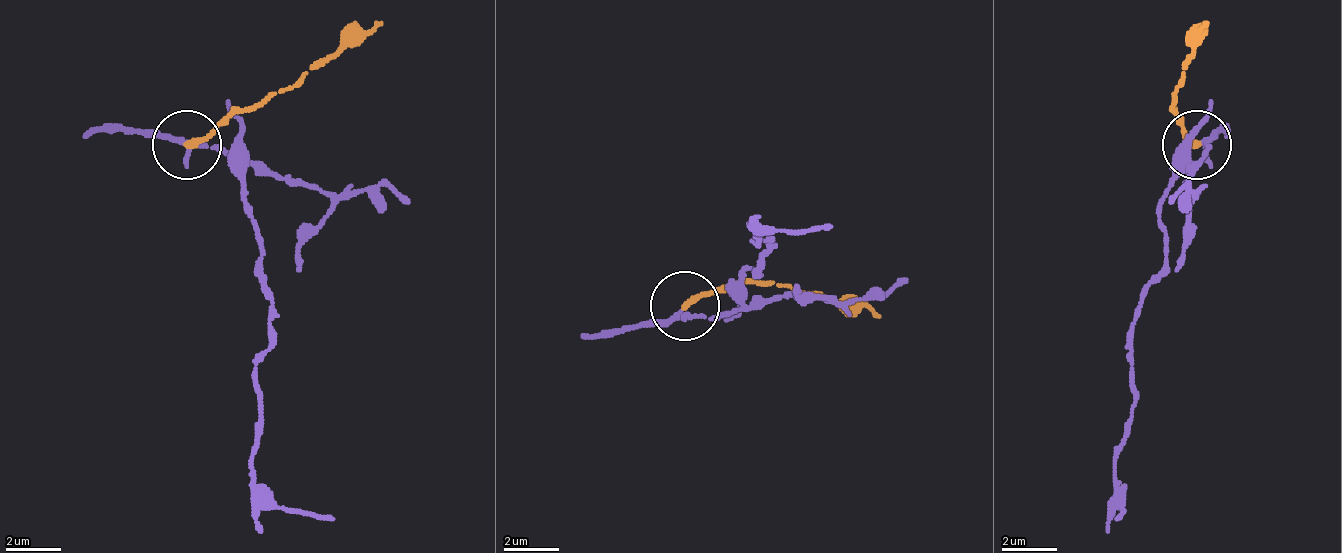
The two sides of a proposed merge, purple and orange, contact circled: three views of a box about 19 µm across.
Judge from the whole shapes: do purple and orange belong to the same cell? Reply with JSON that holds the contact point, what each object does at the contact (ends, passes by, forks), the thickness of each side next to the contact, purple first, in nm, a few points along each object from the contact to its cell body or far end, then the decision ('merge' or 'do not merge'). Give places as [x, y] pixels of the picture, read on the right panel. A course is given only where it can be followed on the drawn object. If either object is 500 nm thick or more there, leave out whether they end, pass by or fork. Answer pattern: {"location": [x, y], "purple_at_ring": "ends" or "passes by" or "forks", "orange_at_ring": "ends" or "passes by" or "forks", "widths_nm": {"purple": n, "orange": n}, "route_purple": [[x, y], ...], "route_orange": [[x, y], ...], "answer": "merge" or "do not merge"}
{"location": [1197, 144], "purple_at_ring": "passes by", "orange_at_ring": "ends", "widths_nm": {"purple": 200, "orange": 220}, "route_purple": [[1202, 142], [1209, 149], [1161, 204], [1168, 266], [1133, 321], [1133, 424], [1113, 479], [1119, 520]], "route_orange": [[1195, 142], [1174, 115], [1174, 88], [1188, 39], [1209, 19]], "answer": "do not merge"}

